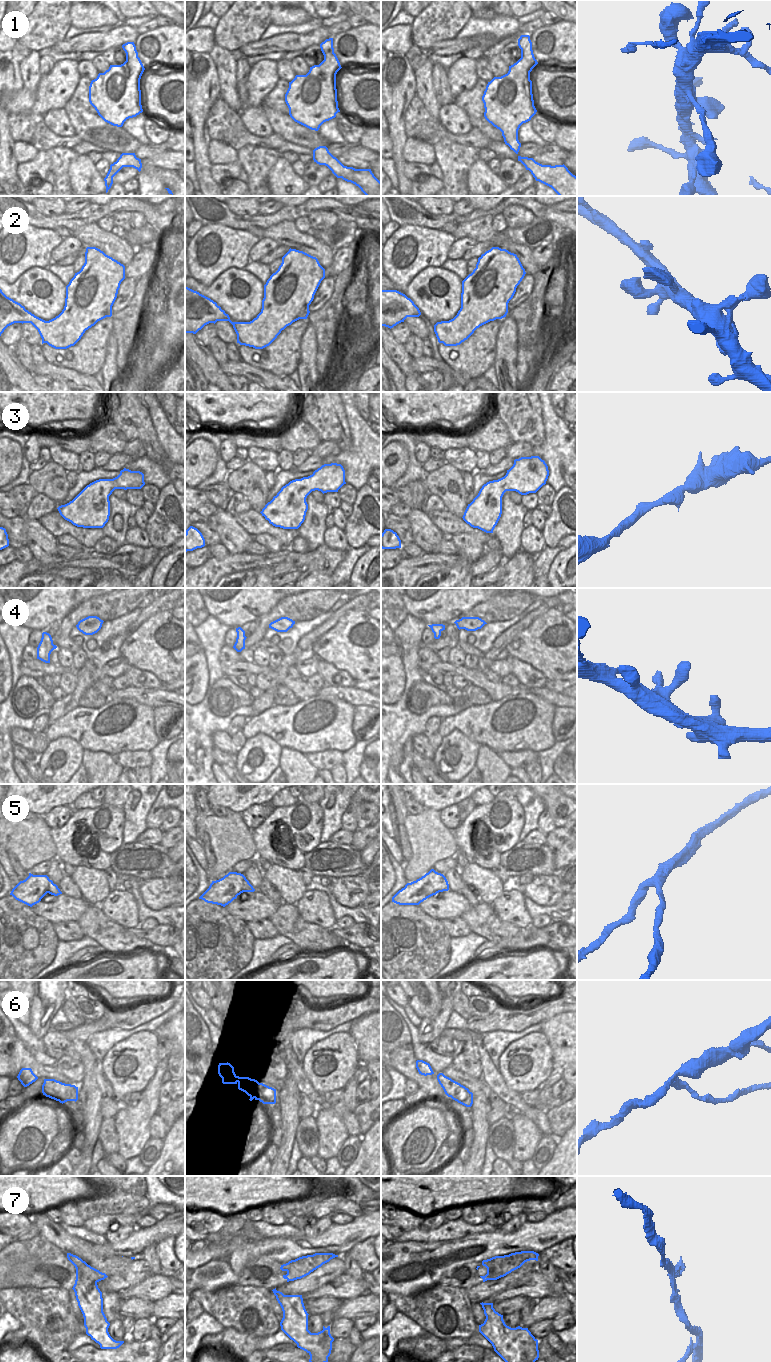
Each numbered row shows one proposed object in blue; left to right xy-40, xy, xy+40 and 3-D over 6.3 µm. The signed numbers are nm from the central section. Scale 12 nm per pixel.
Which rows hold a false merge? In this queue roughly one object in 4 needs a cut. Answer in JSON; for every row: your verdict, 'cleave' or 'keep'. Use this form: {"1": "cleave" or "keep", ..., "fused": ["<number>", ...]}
{"1": "keep", "2": "keep", "3": "keep", "4": "keep", "5": "keep", "6": "cleave", "7": "keep", "fused": ["6"]}

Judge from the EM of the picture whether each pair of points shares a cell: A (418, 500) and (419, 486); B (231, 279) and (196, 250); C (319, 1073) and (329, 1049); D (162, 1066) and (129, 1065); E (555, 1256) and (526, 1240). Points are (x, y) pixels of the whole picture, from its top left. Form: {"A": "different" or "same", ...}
{"A": "same", "B": "different", "C": "same", "D": "different", "E": "different"}

